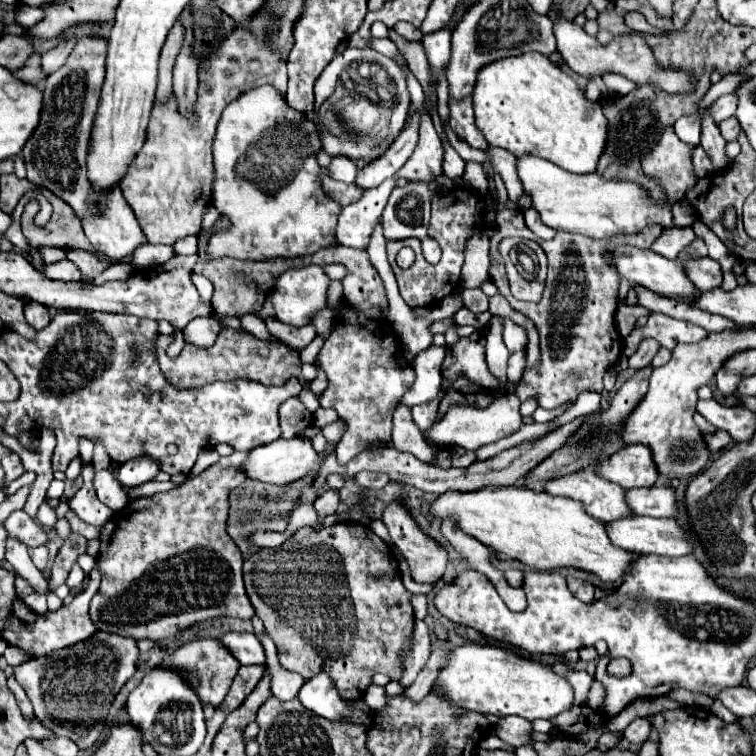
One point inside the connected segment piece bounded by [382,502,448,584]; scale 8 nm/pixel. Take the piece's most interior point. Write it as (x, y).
(427, 561)

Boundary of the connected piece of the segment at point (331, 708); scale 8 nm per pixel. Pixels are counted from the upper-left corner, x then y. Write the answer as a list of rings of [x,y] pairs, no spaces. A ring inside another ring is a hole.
[[[318,674],[312,680],[308,680],[300,692],[298,700],[302,702],[304,708],[310,712],[324,716],[328,720],[342,720],[350,718],[358,724],[370,724],[372,718],[368,712],[354,712],[346,700],[342,700],[334,688],[334,682],[326,674]]]

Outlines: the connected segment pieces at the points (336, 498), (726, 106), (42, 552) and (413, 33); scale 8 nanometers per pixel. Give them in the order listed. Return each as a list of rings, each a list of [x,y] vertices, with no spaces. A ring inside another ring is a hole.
[[[328,490],[328,492],[324,492],[322,496],[318,496],[318,500],[314,502],[314,508],[316,508],[316,512],[320,514],[320,518],[324,518],[324,516],[328,516],[328,514],[336,514],[340,502],[342,502],[340,492],[338,492],[338,490]]]
[[[732,92],[732,94],[726,94],[726,96],[720,96],[714,104],[712,104],[712,116],[716,122],[722,122],[724,118],[730,118],[736,114],[736,108],[738,108],[738,96]]]
[[[46,546],[30,548],[28,552],[30,552],[30,558],[32,558],[34,566],[36,566],[38,570],[44,570],[44,568],[46,568],[46,562],[48,562],[48,550],[46,550]]]
[[[398,22],[398,24],[394,26],[394,30],[396,30],[400,36],[404,36],[406,40],[416,40],[416,38],[418,38],[418,30],[416,30],[412,24]]]

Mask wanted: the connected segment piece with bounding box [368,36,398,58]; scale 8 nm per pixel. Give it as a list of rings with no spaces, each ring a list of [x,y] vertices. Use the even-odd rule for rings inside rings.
[[[370,38],[370,42],[368,42],[374,50],[378,50],[378,52],[382,52],[384,56],[390,56],[390,58],[394,58],[396,54],[398,54],[398,48],[396,48],[396,44],[390,40],[390,38]]]

